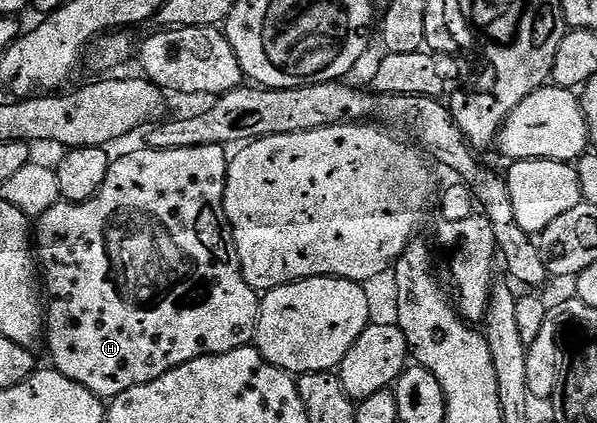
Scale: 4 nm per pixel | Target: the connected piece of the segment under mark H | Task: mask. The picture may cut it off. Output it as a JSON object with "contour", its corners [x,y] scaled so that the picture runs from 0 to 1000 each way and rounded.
{"contour":[[[330,345],[328,350],[295,350],[293,355],[224,355],[206,374],[193,371],[181,397],[174,435],[146,478],[97,475],[80,501],[60,515],[60,610],[67,622],[67,648],[74,660],[74,773],[75,816],[84,816],[89,872],[99,875],[114,898],[127,898],[141,917],[152,922],[162,941],[189,946],[214,917],[248,908],[308,861],[352,837],[374,837],[420,816],[432,785],[434,688],[412,669],[402,634],[392,560],[375,501],[375,454],[379,452],[380,357],[370,345]]]}

